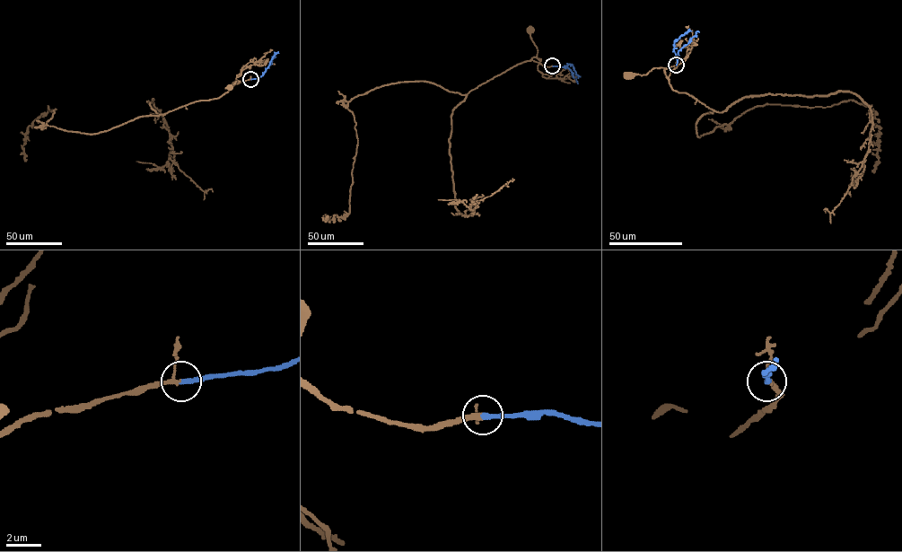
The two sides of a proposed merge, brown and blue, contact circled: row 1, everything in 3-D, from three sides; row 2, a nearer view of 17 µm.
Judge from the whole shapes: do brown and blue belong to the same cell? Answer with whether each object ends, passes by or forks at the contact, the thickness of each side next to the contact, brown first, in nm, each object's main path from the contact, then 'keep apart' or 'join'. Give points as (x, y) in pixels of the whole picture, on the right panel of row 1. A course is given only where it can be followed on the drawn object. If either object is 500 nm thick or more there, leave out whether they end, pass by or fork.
brown passes by; blue ends there; 180 nm thick on the brown side, 280 nm on the other; brown runs (676, 65), (668, 78), (664, 68), (654, 68), (645, 74), (628, 76); blue runs (676, 65), (674, 41), (689, 30); join

